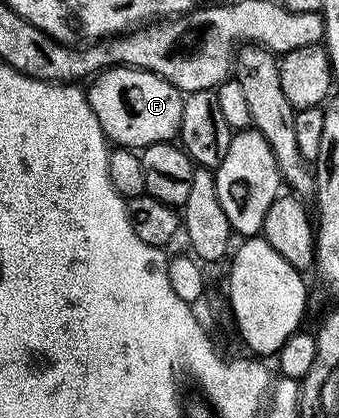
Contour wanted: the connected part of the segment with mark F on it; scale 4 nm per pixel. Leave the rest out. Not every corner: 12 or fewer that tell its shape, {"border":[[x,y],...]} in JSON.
{"border":[[131,66],[86,90],[115,147],[179,137],[183,91]]}

